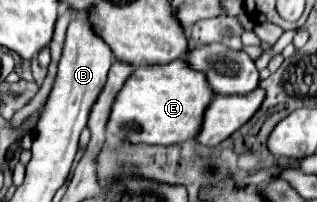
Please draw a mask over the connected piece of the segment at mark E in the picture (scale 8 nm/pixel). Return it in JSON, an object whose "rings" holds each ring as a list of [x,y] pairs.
{"rings":[[[182,59],[166,65],[140,65],[126,79],[118,91],[108,117],[106,131],[128,143],[146,145],[174,145],[194,139],[202,125],[204,111],[214,93],[206,83],[206,77],[190,69]]]}

